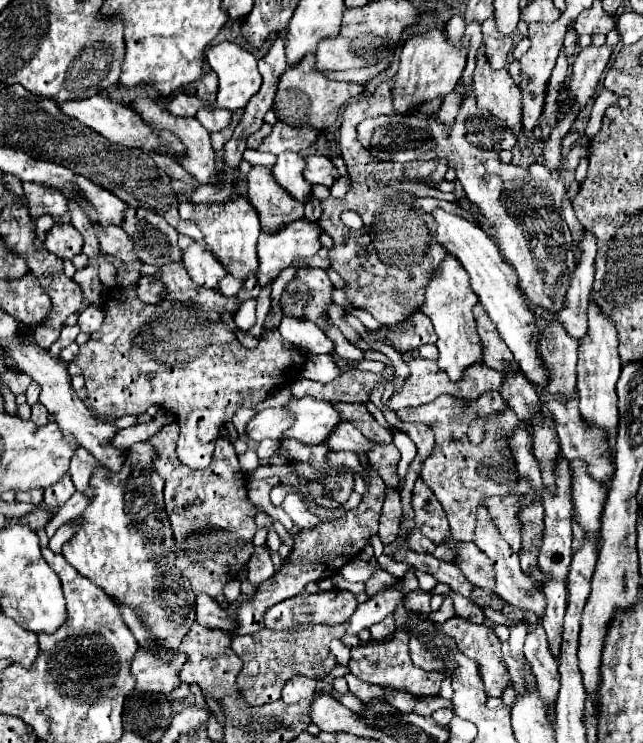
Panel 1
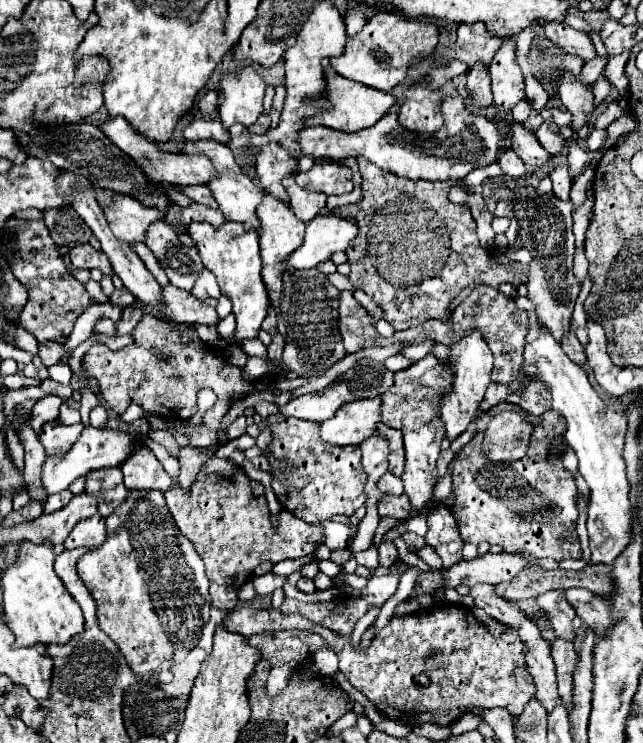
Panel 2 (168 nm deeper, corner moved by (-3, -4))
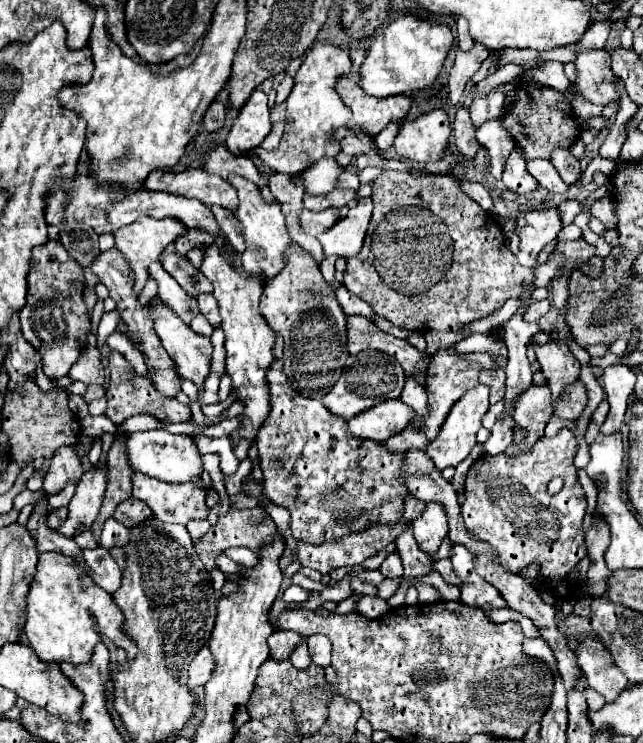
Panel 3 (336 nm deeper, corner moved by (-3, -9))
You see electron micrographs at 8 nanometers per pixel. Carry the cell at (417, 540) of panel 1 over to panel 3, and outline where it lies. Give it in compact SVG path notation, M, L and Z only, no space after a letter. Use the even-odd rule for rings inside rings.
M444 558L444 560L436 560L436 562L434 562L434 570L438 570L438 572L442 574L444 582L448 582L448 584L456 584L456 586L458 586L456 576L452 574L452 564L448 562L448 558Z

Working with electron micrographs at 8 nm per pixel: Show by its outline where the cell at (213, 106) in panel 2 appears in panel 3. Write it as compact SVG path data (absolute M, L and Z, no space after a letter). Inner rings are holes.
M212 102L208 106L208 110L206 110L206 114L204 114L204 122L202 124L204 124L204 128L208 132L214 132L214 130L218 130L218 128L224 126L224 120L226 120L226 108L224 108L224 104Z

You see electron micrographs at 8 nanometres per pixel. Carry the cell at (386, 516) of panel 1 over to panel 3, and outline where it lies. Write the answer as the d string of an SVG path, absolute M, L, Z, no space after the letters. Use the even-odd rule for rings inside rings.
M392 552L384 558L382 566L378 568L386 578L398 578L402 576L402 562L400 562L400 554L398 552Z

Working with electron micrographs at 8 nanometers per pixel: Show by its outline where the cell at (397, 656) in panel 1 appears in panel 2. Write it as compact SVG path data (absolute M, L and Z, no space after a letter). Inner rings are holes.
M434 603L430 607L418 607L410 615L392 617L366 651L354 647L352 637L340 637L304 617L284 617L276 609L234 609L224 623L228 631L236 631L244 637L278 629L306 629L320 633L326 645L336 651L340 671L348 681L364 693L380 713L410 727L424 723L448 727L474 707L500 707L512 717L518 717L536 693L518 633L508 627L502 635L494 637L486 625L474 617L472 609L456 603ZM434 657L436 665L430 663ZM422 673L428 675L430 685L414 681L414 677Z

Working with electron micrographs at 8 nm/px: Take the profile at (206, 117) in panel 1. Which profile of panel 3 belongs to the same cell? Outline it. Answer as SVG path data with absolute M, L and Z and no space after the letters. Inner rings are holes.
M316 40L304 54L304 62L294 74L294 88L286 98L286 130L276 150L262 150L260 146L252 150L266 166L274 172L294 174L308 168L308 162L318 162L324 156L336 156L340 146L328 138L332 130L344 126L352 114L340 100L334 90L334 82L340 74L348 74L352 70L352 60L348 52L340 46L334 46L328 40Z

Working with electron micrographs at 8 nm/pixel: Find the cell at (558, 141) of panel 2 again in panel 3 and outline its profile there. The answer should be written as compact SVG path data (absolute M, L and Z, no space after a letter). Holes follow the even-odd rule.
M556 146L556 148L552 150L550 162L554 164L554 168L558 170L558 174L562 176L562 180L564 180L566 184L574 184L574 182L580 178L580 174L582 174L578 160L570 154L568 148Z

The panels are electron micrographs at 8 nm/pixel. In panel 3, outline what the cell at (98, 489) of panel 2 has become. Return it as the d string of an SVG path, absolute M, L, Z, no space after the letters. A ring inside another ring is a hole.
M130 496L118 504L118 508L114 512L114 520L122 522L128 528L128 526L134 526L136 522L142 522L144 518L148 518L148 514L152 514L152 510L148 510L148 504Z

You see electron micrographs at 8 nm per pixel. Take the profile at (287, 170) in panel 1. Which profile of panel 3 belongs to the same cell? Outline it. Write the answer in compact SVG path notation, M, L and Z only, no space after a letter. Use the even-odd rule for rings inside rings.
M326 208L320 212L312 212L312 210L302 210L300 212L300 226L304 228L306 234L310 236L318 236L324 230L328 230L328 226L332 226L332 222L338 220L338 212L336 208Z

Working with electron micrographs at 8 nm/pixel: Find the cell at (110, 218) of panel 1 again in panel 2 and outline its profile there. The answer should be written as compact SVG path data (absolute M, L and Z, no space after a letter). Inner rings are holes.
M114 197L114 207L106 209L106 219L112 229L112 233L126 243L140 243L144 241L144 233L148 231L148 225L162 219L164 213L156 207L146 207L138 199L132 197Z

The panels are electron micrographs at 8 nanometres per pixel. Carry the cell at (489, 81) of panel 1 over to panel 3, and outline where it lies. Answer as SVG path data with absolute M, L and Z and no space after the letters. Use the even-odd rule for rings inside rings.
M544 158L528 160L526 168L528 168L528 172L538 180L538 184L540 184L542 188L546 188L548 192L564 194L564 192L568 190L566 182L556 174L556 168L550 164L550 160L544 160Z

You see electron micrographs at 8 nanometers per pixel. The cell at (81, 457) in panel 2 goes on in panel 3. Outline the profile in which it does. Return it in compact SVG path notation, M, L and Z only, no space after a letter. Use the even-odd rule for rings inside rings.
M164 430L134 432L122 438L126 444L126 460L134 472L142 472L162 482L188 482L192 476L202 474L202 458L194 446L194 440L186 434L170 434Z

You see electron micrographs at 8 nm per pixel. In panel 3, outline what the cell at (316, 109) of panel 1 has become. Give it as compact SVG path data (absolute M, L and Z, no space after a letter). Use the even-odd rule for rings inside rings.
M350 72L348 76L340 76L336 80L336 92L344 100L344 104L352 110L352 120L348 128L362 126L362 130L370 136L376 136L382 128L386 128L388 122L400 120L410 110L410 98L408 96L388 96L388 98L374 98L364 94L358 86L356 72Z

